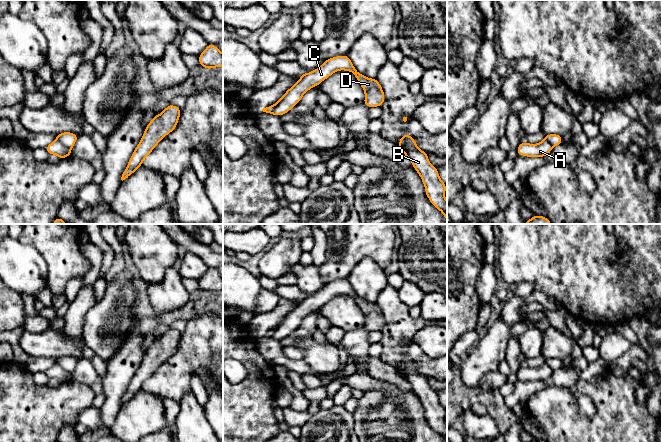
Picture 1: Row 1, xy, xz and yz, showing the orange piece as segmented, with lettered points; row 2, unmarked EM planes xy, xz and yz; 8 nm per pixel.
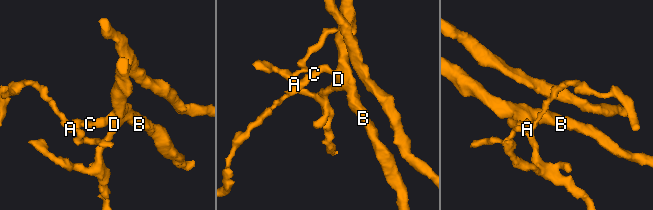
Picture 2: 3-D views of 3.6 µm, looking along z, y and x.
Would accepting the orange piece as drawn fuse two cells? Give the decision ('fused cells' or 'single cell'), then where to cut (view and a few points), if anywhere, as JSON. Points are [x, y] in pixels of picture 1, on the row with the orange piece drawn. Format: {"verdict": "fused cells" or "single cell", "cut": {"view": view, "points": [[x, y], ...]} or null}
{"verdict": "fused cells", "cut": {"view": "xy", "points": [[56, 139], [70, 149]]}}

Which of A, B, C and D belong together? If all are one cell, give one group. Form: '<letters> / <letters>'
A / B C D

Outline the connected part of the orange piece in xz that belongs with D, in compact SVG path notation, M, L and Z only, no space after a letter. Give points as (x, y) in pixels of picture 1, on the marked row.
M348 55L335 56L327 59L324 63L309 73L302 73L301 78L289 88L283 95L283 99L276 103L271 114L282 116L296 106L303 95L311 88L330 77L334 72L345 70L354 74L357 81L365 92L363 104L370 107L380 107L385 102L385 94L376 78L367 78L360 74L352 64Z

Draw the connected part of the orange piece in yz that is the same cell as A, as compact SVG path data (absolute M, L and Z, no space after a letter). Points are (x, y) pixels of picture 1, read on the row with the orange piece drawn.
M543 140L538 144L530 144L521 142L516 148L518 155L528 156L530 158L545 157L553 149L551 143L547 140Z

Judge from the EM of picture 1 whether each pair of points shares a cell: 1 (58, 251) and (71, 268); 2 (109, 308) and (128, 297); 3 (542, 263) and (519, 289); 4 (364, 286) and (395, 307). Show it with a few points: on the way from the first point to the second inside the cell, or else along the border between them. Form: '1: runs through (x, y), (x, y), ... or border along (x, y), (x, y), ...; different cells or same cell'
1: runs through (62, 255), (69, 264); same cell
2: runs through (114, 307), (123, 298); same cell
3: border along (510, 285), (516, 282), (530, 281), (535, 289); different cells
4: border along (387, 285), (375, 301); different cells

